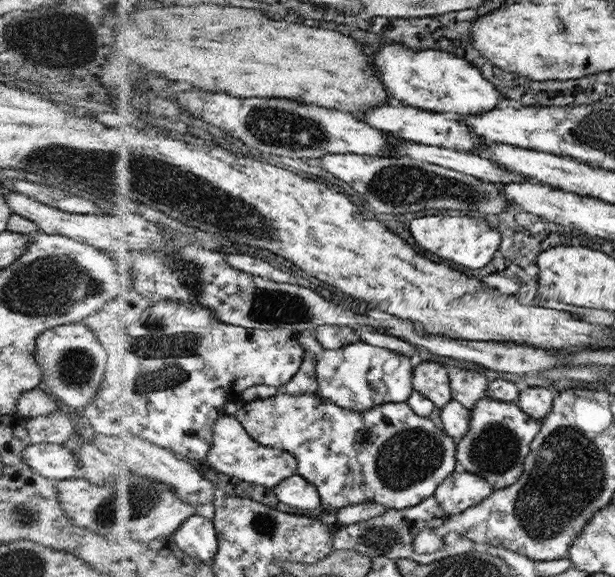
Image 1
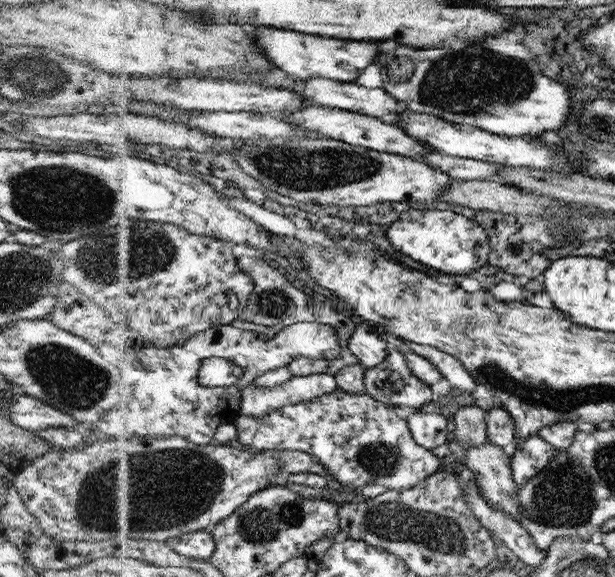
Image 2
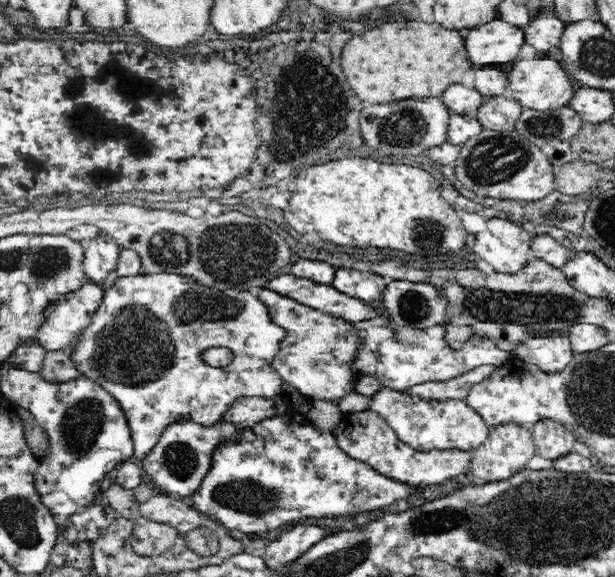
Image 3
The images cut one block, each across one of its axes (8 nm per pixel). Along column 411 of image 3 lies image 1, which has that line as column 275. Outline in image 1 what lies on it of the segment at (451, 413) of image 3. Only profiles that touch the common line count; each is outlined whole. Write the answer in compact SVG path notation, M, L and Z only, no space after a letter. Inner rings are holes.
M282 392L279 395L274 395L267 399L254 400L254 402L245 404L244 408L241 408L235 416L245 425L249 435L254 440L257 440L257 443L268 445L271 448L287 450L297 458L299 474L318 488L322 500L321 507L325 511L327 518L332 517L341 508L353 506L353 504L365 504L365 502L375 502L381 504L385 509L395 510L415 506L422 500L432 496L437 486L440 486L441 482L444 482L445 478L448 478L452 474L453 464L455 464L455 460L453 460L453 450L455 450L455 444L453 444L454 439L448 434L443 434L441 430L437 430L431 420L414 414L411 408L404 403L386 403L368 409L366 412L352 412L347 408L342 408L340 405L334 404L332 400L319 396L317 393L289 395Z

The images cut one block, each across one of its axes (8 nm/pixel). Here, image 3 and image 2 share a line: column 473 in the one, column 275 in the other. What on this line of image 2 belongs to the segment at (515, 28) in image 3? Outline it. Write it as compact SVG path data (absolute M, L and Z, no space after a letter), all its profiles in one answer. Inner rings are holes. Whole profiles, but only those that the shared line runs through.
M259 26L250 30L257 32L257 37L261 38L260 46L267 51L267 57L285 71L291 80L325 78L353 82L365 72L367 66L373 64L373 58L377 56L377 42L321 37L273 26Z

